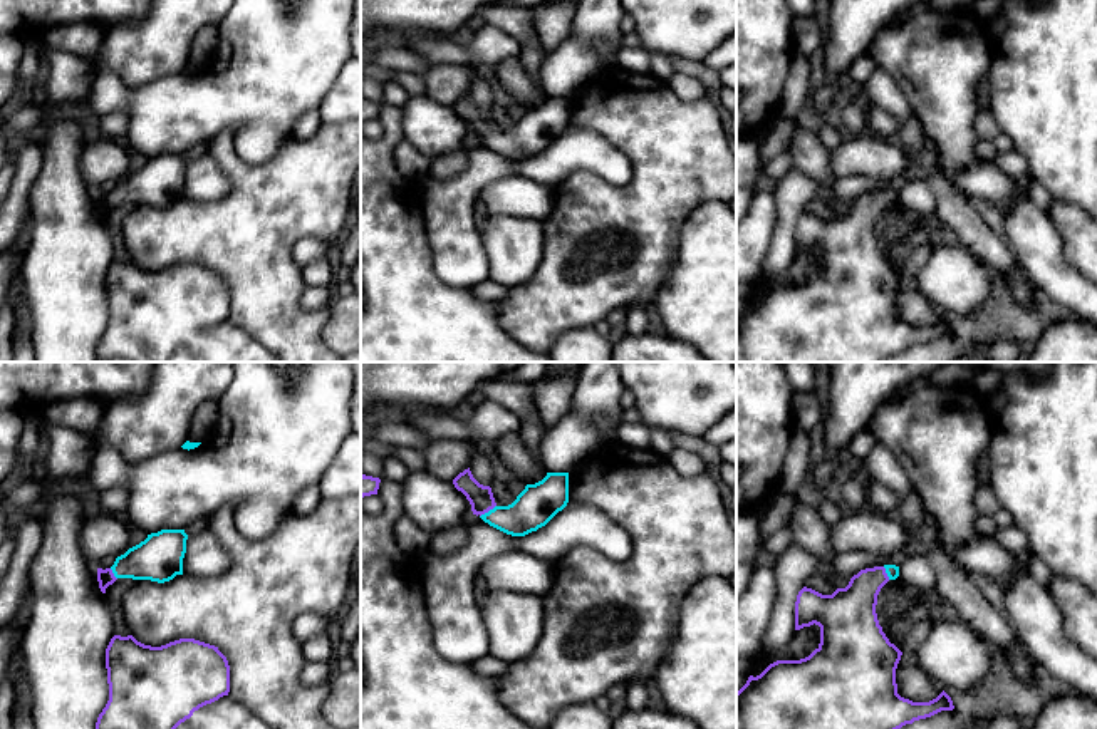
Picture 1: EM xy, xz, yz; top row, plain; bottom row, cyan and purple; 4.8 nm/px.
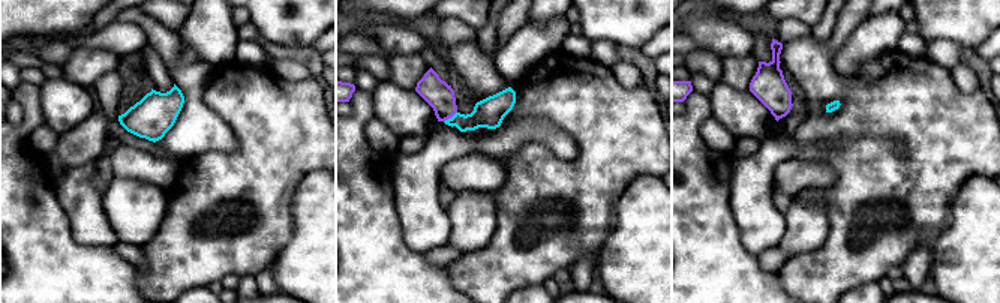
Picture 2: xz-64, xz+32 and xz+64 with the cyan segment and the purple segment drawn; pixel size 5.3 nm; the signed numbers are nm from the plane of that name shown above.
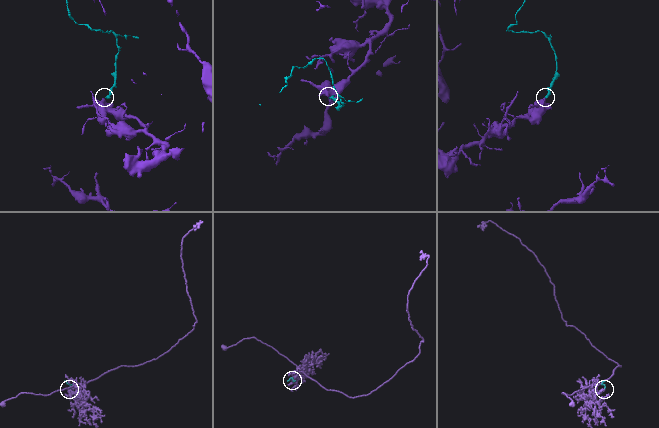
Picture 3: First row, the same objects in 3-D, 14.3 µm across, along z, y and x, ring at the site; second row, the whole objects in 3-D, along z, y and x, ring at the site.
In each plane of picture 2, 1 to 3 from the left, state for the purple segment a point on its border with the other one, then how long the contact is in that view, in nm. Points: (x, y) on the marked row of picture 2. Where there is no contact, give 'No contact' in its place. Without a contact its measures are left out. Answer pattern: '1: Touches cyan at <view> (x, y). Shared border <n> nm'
1: No contact
2: Touches cyan at xz+32 (452, 117). Shared border 90 nm
3: No contact

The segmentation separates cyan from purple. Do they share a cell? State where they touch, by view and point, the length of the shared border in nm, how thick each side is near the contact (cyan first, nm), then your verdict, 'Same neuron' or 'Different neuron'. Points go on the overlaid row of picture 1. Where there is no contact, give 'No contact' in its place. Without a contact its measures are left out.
Touches cyan at xz (488, 511). Shared border 100 nm. Thickness 190 nm (cyan) against 120 nm. Same neuron

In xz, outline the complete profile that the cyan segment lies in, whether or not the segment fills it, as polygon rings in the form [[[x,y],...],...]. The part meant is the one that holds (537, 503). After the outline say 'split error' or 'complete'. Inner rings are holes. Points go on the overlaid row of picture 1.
[[[470,468],[460,473],[453,484],[466,496],[473,514],[512,536],[537,531],[569,503],[569,473],[547,473],[542,481],[527,484],[508,506],[498,506],[491,488],[480,484]]]; split error

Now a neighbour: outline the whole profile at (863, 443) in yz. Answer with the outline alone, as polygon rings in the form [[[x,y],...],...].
[[[867,427],[867,429],[859,431],[850,439],[850,444],[847,449],[850,452],[852,461],[855,463],[855,461],[864,461],[876,444],[877,444],[877,439],[872,434],[872,431]]]

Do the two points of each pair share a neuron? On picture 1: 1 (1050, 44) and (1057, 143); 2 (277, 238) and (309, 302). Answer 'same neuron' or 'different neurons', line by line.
1: same neuron
2: different neurons

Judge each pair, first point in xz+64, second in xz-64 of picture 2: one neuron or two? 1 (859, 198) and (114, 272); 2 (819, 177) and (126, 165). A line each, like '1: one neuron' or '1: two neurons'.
1: two neurons
2: one neuron

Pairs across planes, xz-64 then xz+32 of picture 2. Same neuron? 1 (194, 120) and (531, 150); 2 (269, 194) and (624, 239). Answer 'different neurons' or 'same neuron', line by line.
1: different neurons
2: different neurons

